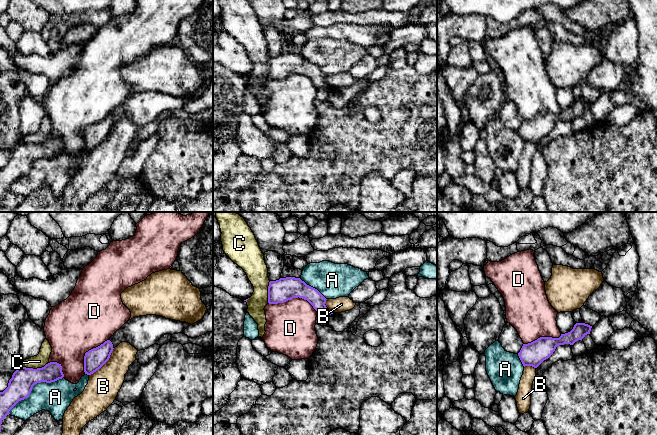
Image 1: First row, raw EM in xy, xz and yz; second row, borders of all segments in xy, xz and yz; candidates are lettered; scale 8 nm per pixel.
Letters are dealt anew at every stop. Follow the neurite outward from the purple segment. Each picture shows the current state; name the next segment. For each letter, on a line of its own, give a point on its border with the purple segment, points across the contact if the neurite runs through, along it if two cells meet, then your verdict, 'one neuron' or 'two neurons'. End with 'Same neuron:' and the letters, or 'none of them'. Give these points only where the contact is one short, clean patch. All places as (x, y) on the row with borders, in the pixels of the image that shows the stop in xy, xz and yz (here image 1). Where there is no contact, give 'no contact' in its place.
A: xy (32, 387) | two neurons
B: xy (104, 363) | along xy (114, 348), (110, 357), (89, 375) | two neurons
C: xy (35, 369) | along xy (48, 363), (36, 368), (22, 366) | two neurons
D: xz (294, 297) | two neurons
Same neuron: none of them

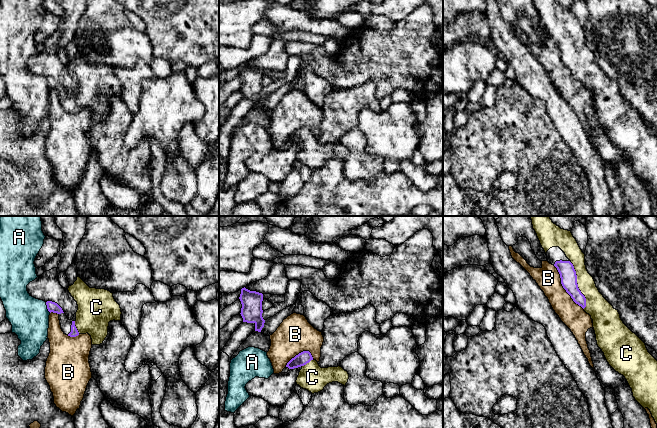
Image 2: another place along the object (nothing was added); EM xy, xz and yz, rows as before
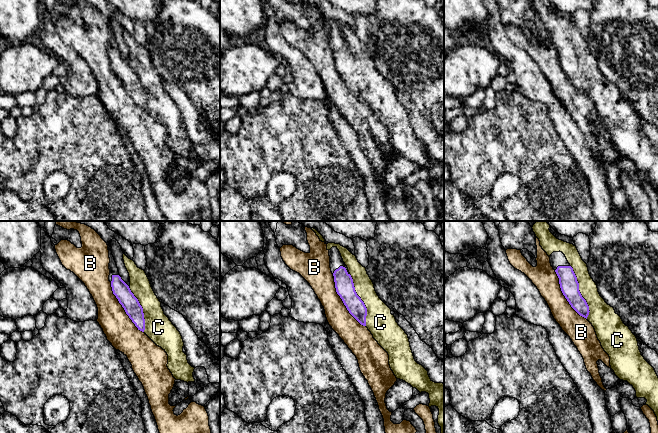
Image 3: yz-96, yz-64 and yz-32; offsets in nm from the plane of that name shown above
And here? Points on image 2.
A: xy (47, 307) | along xy (45, 302), (46, 308), (50, 312) | two neurons
B: yz (563, 287) | two neurons
C: yz (577, 285) | one neuron
Same neuron: C

